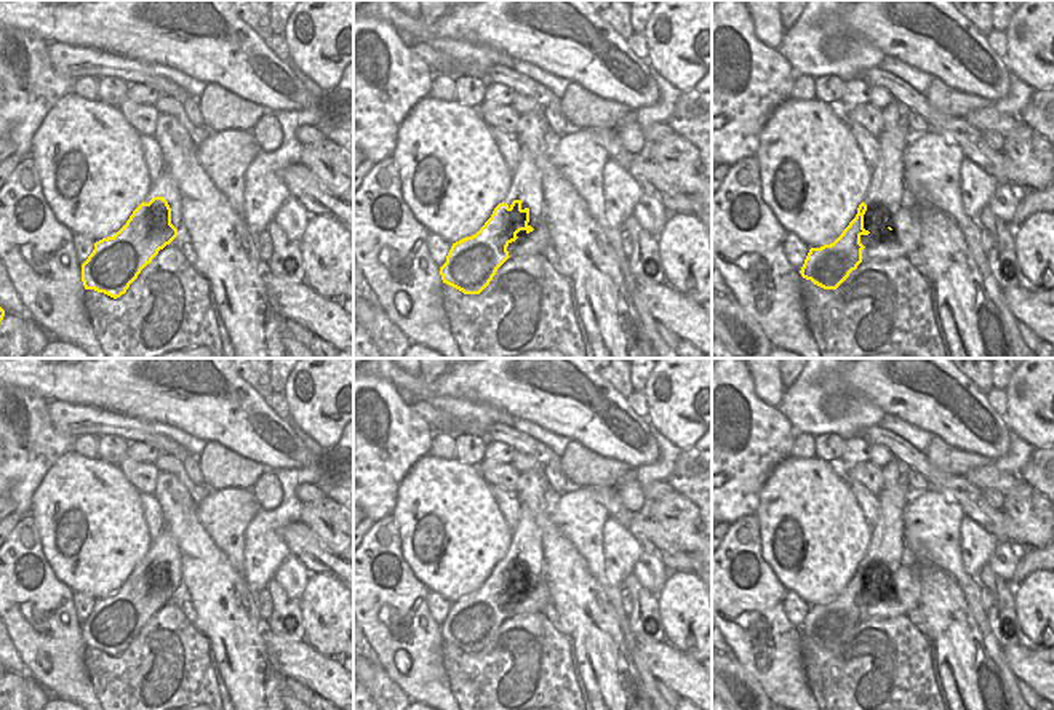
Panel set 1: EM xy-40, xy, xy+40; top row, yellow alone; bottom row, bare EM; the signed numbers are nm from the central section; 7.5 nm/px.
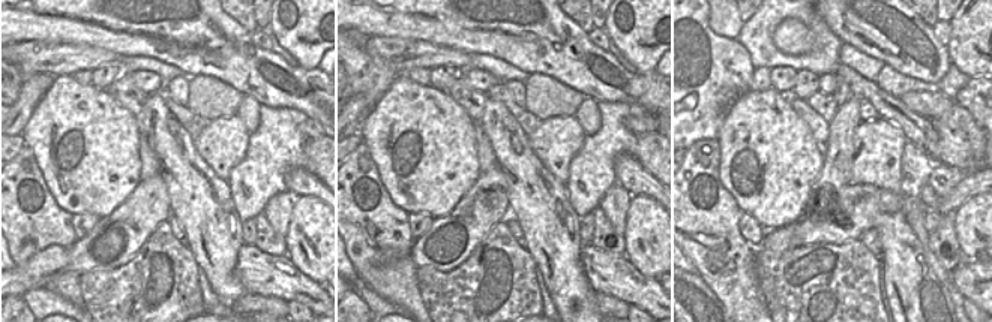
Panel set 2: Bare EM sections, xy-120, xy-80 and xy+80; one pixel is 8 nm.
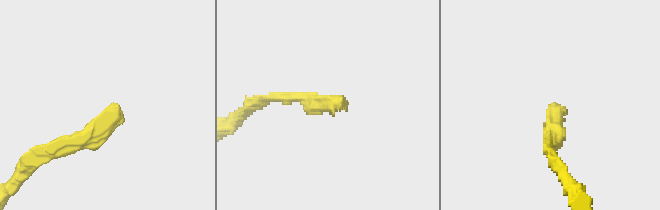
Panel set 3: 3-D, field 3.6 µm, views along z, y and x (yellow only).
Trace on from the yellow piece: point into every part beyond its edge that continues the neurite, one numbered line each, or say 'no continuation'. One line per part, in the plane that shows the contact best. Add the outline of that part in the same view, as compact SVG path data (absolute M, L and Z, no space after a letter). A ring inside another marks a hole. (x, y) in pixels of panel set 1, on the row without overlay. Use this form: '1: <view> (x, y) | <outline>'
1: xy (526, 539) | M523 505L518 525L512 531L510 547L502 560L510 566L513 558L521 558L521 568L529 568L533 587L544 579L542 531L537 528L534 515Z

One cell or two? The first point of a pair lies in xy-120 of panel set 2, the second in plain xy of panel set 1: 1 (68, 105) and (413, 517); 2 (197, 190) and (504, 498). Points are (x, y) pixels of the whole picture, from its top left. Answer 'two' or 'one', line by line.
1: one
2: two

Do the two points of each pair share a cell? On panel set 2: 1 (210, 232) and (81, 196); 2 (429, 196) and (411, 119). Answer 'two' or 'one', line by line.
1: two
2: one

